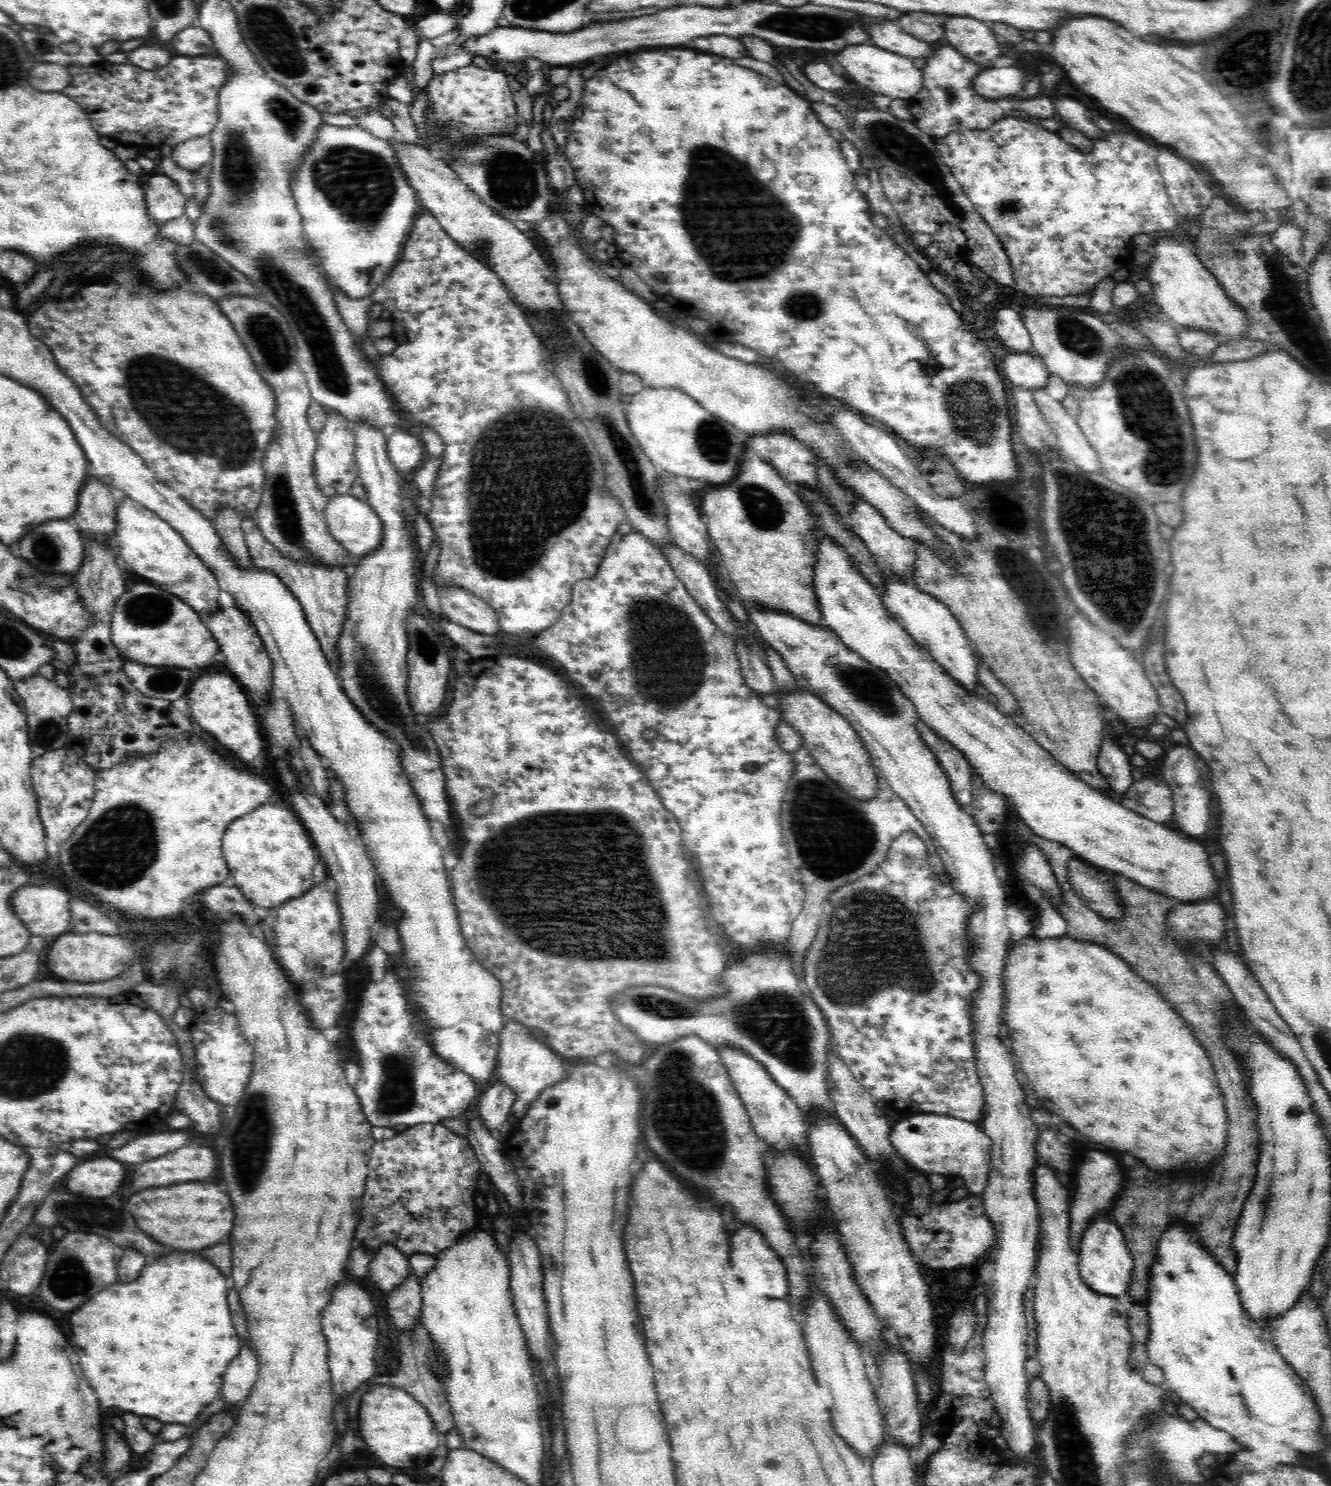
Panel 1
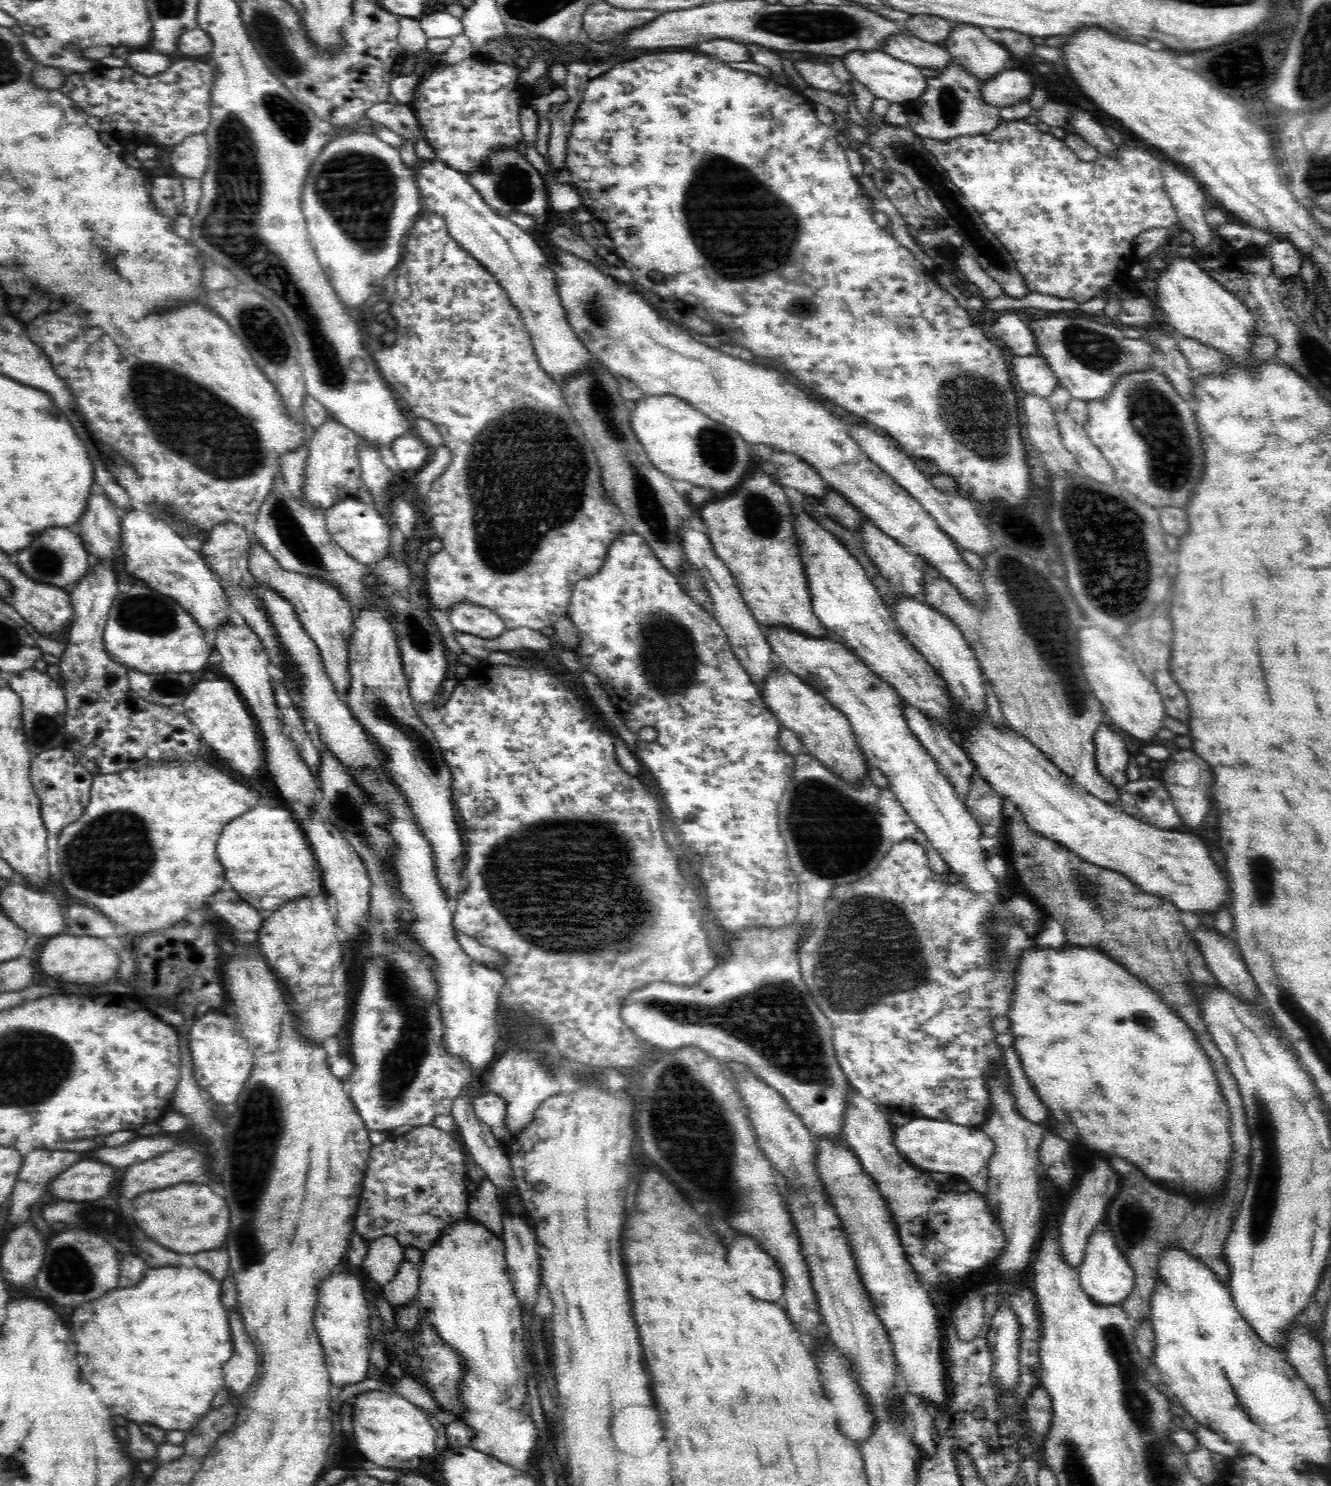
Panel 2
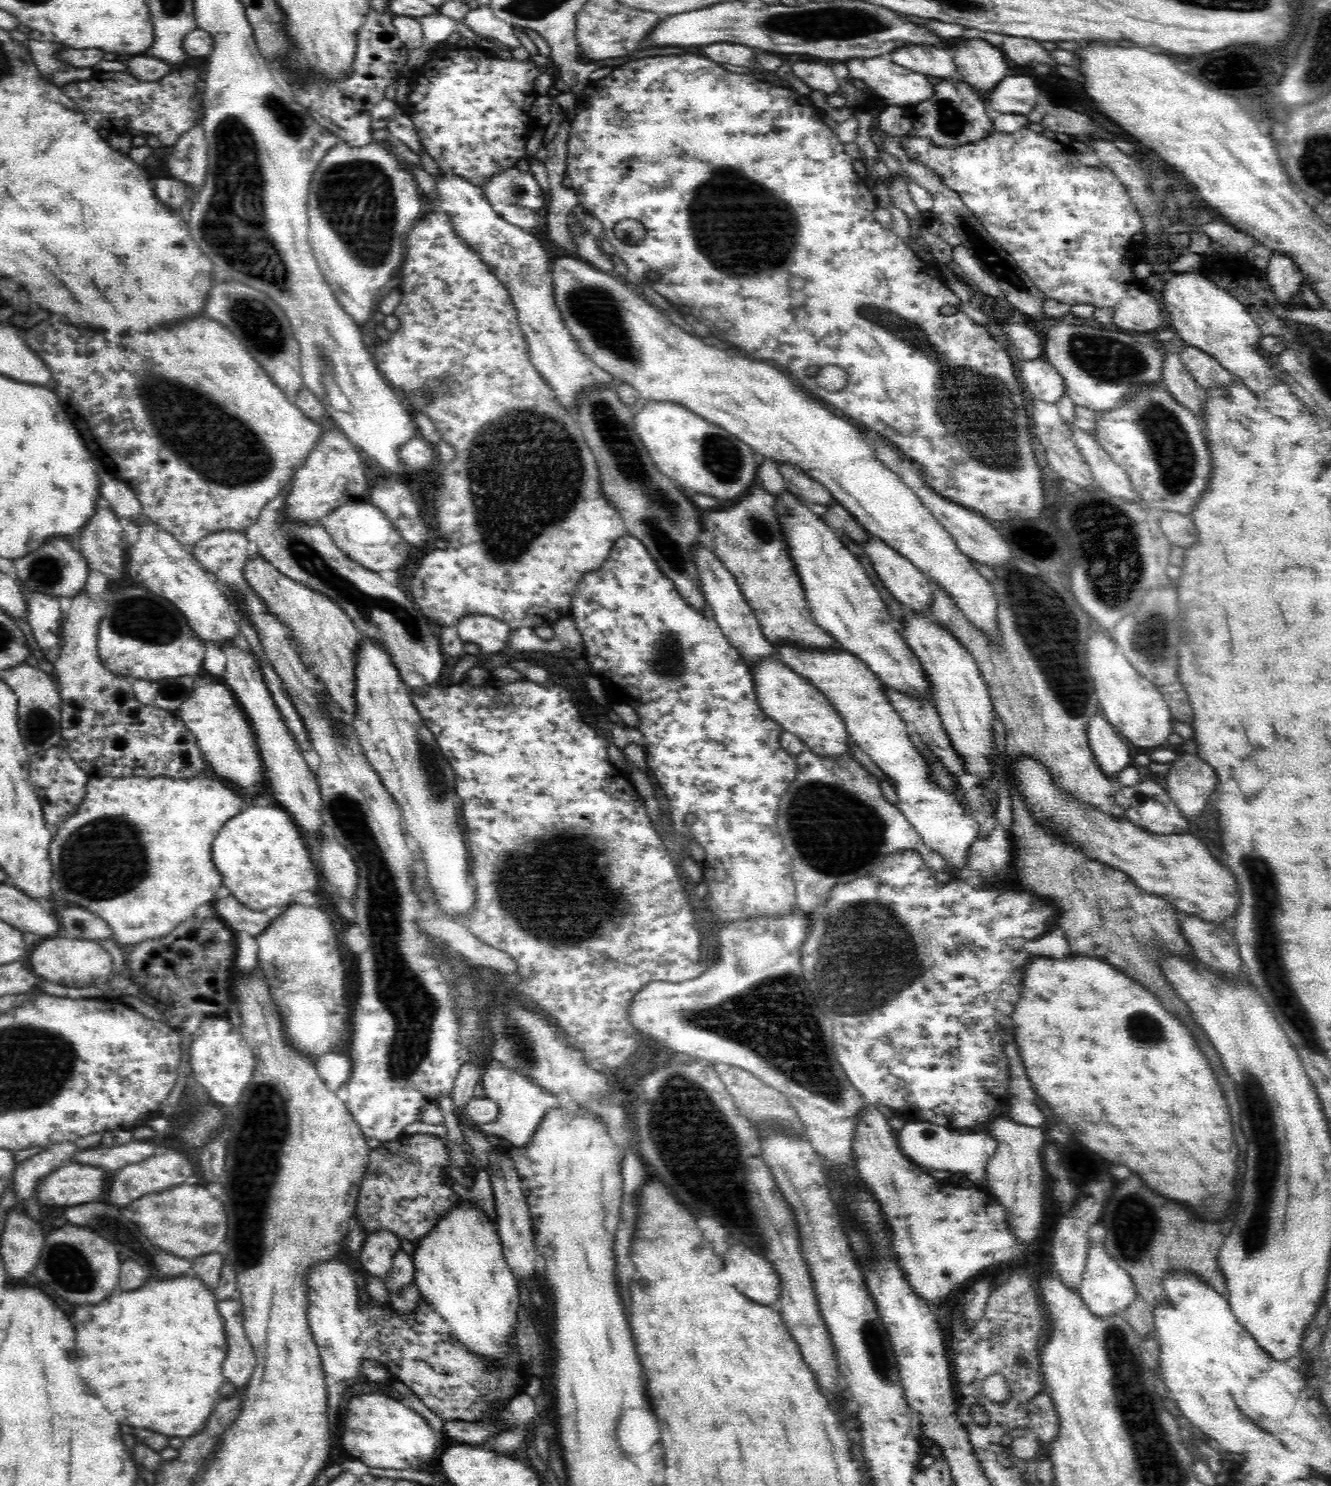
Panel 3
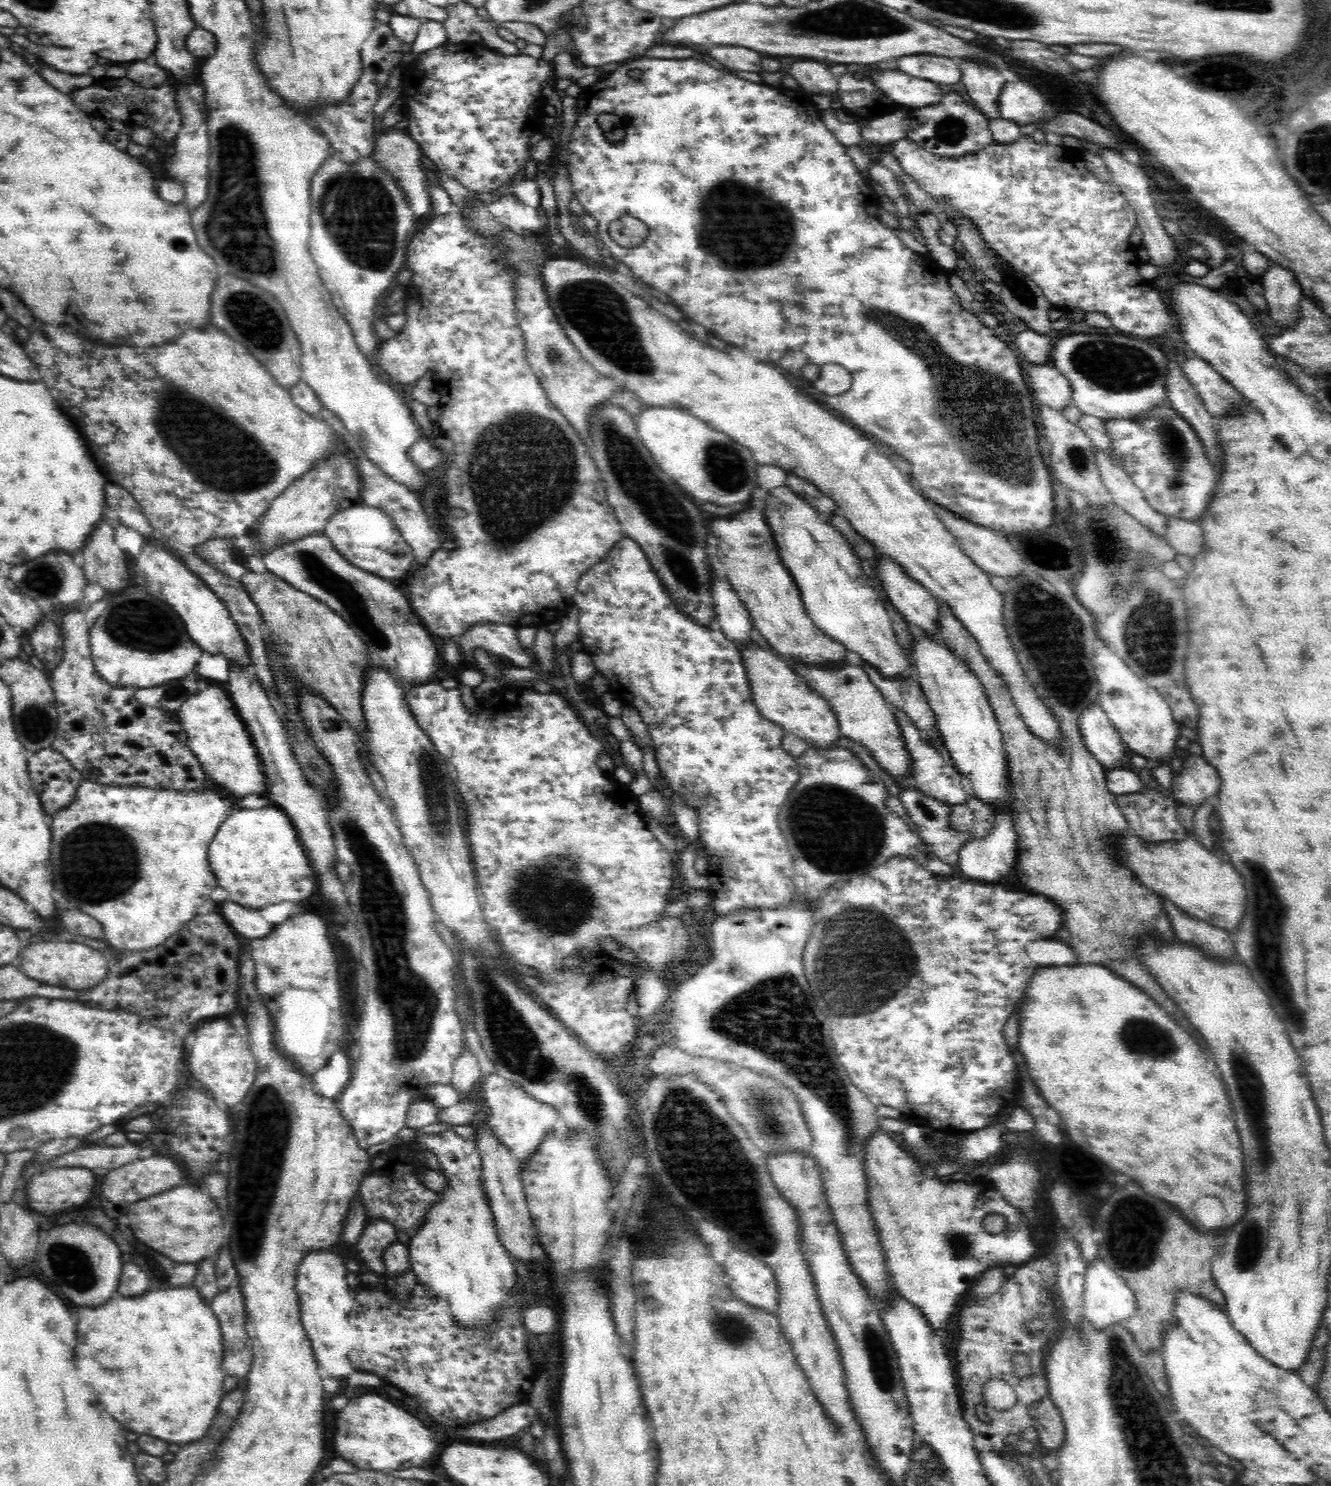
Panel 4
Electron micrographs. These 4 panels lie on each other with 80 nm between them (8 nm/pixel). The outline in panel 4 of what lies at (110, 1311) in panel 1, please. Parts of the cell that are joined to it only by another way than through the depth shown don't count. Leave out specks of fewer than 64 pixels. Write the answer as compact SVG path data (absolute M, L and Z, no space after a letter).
M188 1286L188 1290L146 1292L132 1298L112 1298L96 1310L80 1308L78 1316L78 1346L74 1358L76 1376L82 1384L94 1388L92 1392L80 1392L84 1398L92 1394L94 1402L110 1406L108 1412L120 1422L122 1428L156 1436L168 1444L187 1445L207 1433L218 1404L225 1395L224 1378L227 1378L227 1374L222 1370L225 1348L220 1324L210 1304L202 1299L200 1291Z

